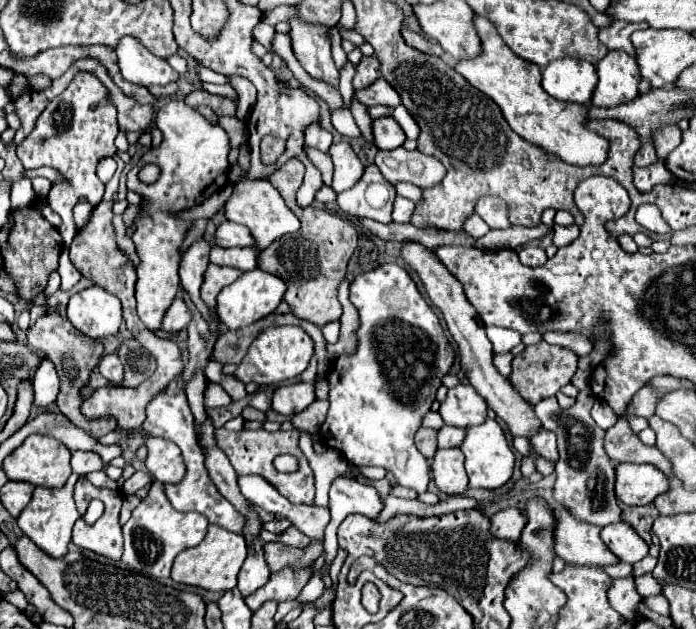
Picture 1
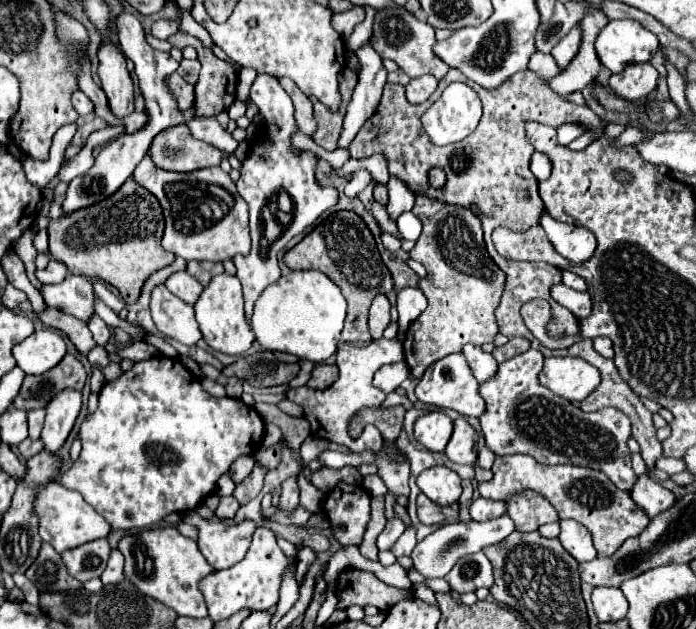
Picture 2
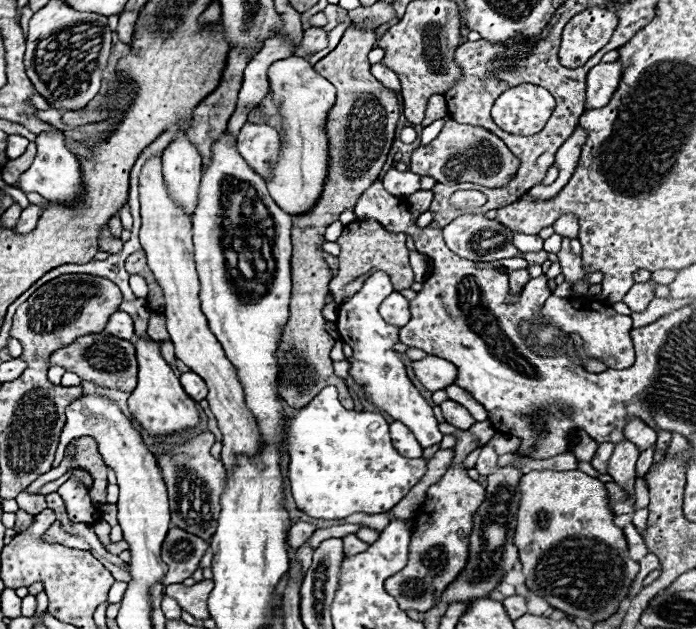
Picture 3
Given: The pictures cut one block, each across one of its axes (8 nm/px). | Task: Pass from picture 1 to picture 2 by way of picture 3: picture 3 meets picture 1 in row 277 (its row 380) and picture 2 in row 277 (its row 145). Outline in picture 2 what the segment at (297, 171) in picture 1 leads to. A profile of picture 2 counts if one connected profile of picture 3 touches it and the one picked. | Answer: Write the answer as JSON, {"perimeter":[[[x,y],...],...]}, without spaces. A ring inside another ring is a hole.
{"perimeter":[[[340,210],[330,214],[324,222],[320,222],[312,234],[308,234],[302,242],[298,242],[292,250],[284,254],[284,264],[290,270],[320,270],[324,272],[344,294],[348,300],[348,314],[341,332],[344,342],[366,342],[372,340],[368,332],[368,308],[378,294],[386,294],[394,290],[394,280],[390,270],[382,262],[374,236],[366,222],[348,210]]]}

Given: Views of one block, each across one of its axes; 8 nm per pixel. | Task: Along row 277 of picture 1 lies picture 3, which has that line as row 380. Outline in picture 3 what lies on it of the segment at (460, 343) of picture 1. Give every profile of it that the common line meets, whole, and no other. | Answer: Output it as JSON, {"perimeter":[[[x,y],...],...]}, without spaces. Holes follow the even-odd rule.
{"perimeter":[[[424,356],[422,360],[414,360],[412,362],[412,370],[416,374],[416,378],[430,390],[430,392],[436,392],[436,390],[444,390],[446,386],[454,384],[456,380],[456,366],[452,362],[446,362],[444,358],[438,358],[438,356]]]}

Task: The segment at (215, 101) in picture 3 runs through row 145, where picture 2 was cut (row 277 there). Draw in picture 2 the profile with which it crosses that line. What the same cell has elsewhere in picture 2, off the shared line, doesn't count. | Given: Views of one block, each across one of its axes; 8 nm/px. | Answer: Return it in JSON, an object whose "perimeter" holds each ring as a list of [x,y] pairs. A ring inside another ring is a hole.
{"perimeter":[[[188,262],[186,272],[190,276],[194,276],[202,286],[208,286],[208,282],[216,276],[222,274],[224,268],[220,262]]]}

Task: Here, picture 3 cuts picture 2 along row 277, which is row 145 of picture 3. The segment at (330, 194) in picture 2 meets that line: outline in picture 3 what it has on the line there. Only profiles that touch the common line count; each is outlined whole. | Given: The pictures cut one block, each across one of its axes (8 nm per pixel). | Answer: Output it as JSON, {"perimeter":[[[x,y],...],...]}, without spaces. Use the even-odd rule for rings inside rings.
{"perimeter":[[[244,124],[238,134],[238,152],[258,176],[268,180],[280,156],[278,132],[266,124]]]}

